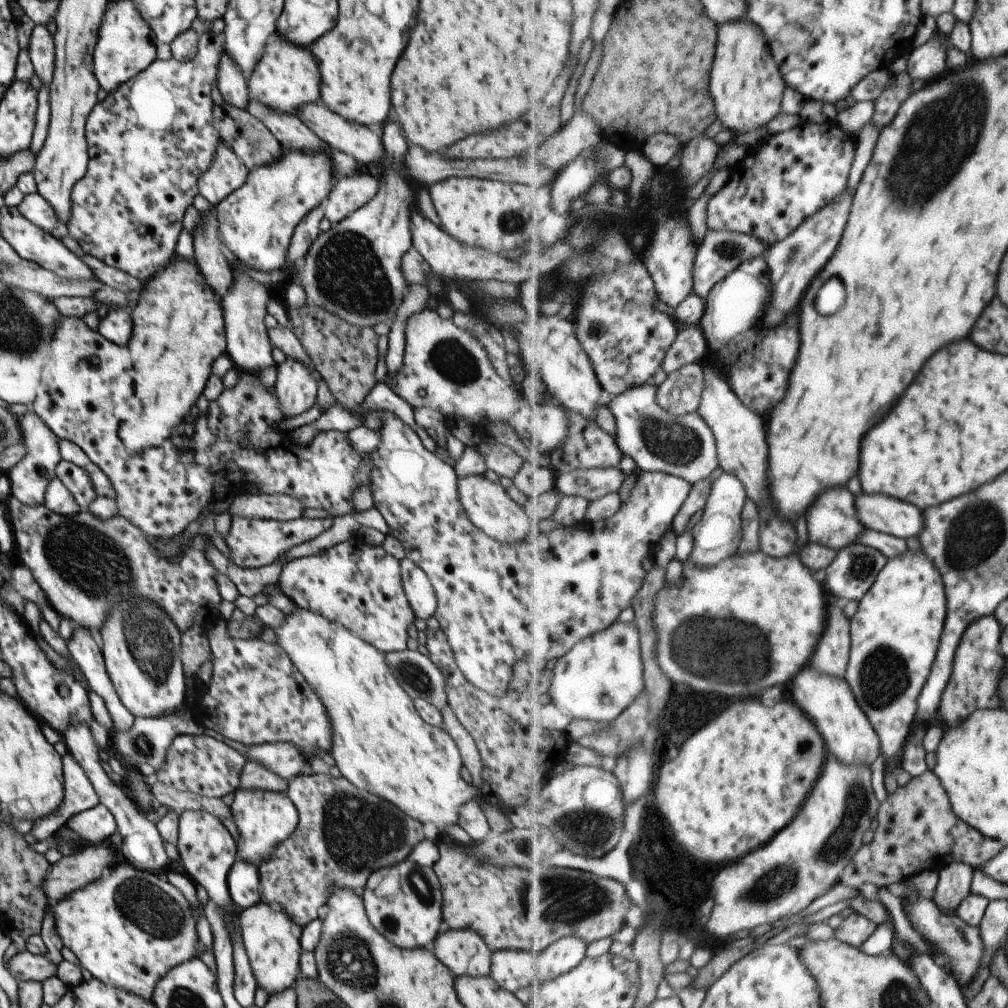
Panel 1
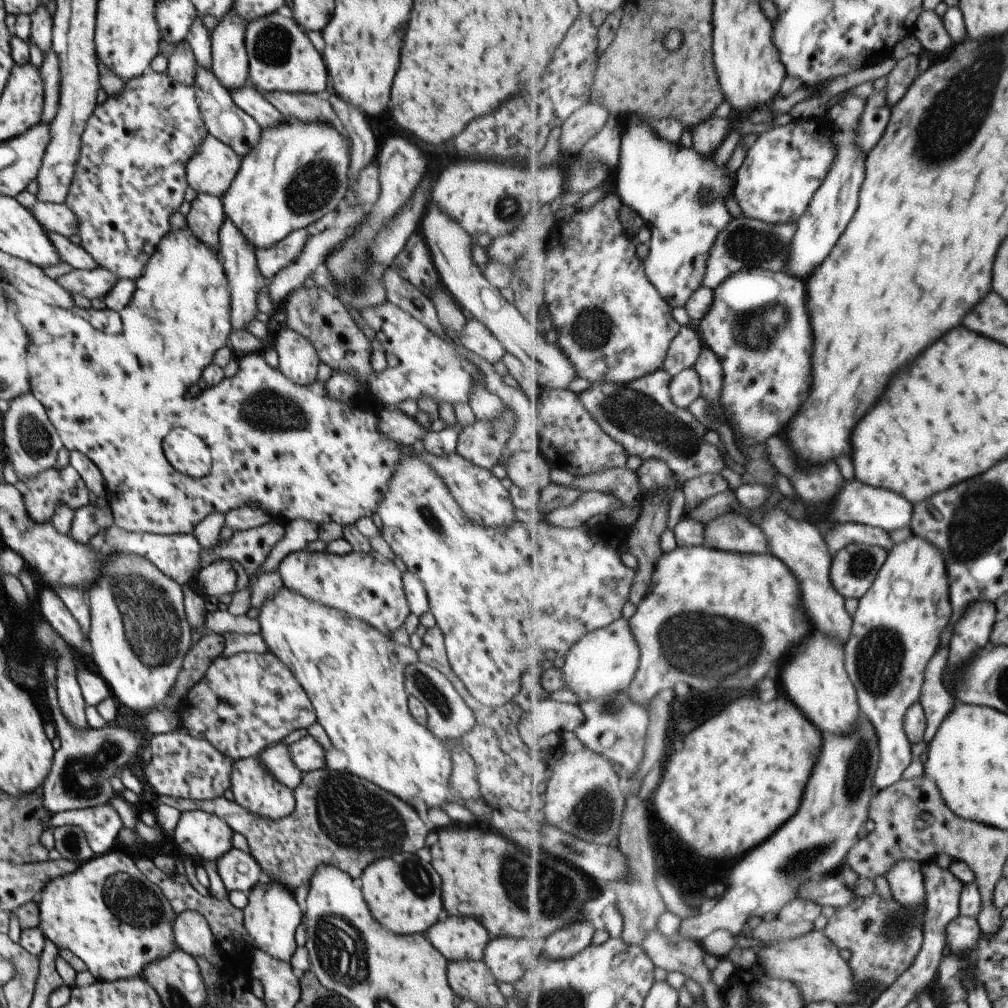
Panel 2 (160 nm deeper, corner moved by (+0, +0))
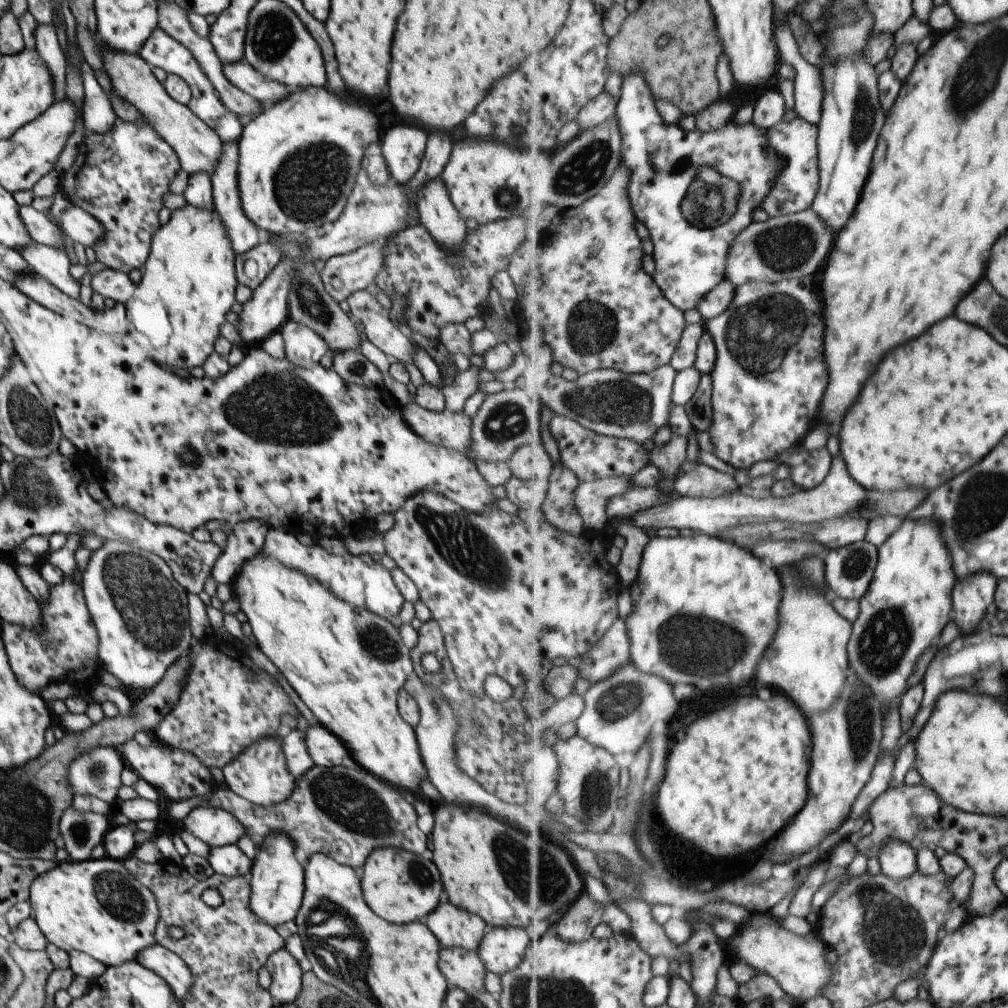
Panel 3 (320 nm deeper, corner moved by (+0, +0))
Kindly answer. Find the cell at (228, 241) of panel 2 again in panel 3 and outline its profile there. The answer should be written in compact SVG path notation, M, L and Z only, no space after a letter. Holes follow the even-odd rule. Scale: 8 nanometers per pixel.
M237 142L223 143L221 146L221 156L215 162L210 176L213 209L217 212L221 224L225 228L225 232L227 232L227 238L229 238L229 244L231 244L231 250L233 250L235 257L251 250L261 239L260 232L245 218L245 214L241 210L239 192L237 192L237 150Z

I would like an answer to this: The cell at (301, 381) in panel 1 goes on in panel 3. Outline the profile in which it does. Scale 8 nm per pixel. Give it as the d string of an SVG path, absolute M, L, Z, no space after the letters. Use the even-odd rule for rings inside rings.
M288 319L279 329L285 360L297 368L311 368L329 348L315 332Z

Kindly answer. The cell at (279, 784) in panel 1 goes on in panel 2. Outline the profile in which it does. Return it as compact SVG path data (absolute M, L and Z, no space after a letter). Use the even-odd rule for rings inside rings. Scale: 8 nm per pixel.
M275 743L261 751L257 758L266 766L266 769L281 784L293 790L301 780L302 772L291 760L288 746L283 743Z

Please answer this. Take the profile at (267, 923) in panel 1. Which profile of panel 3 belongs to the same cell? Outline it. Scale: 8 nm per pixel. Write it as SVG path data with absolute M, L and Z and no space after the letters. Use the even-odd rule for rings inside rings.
M269 832L263 838L263 844L256 848L256 855L252 860L247 875L249 884L249 910L257 920L269 924L291 925L300 908L303 897L304 870L297 862L293 852L293 842L287 838L285 832Z

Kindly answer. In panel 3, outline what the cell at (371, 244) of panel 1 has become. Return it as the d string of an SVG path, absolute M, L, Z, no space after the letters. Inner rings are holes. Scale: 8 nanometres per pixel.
M409 124L393 126L383 140L379 140L379 152L390 181L405 184L413 177L423 158L426 141L425 132Z

